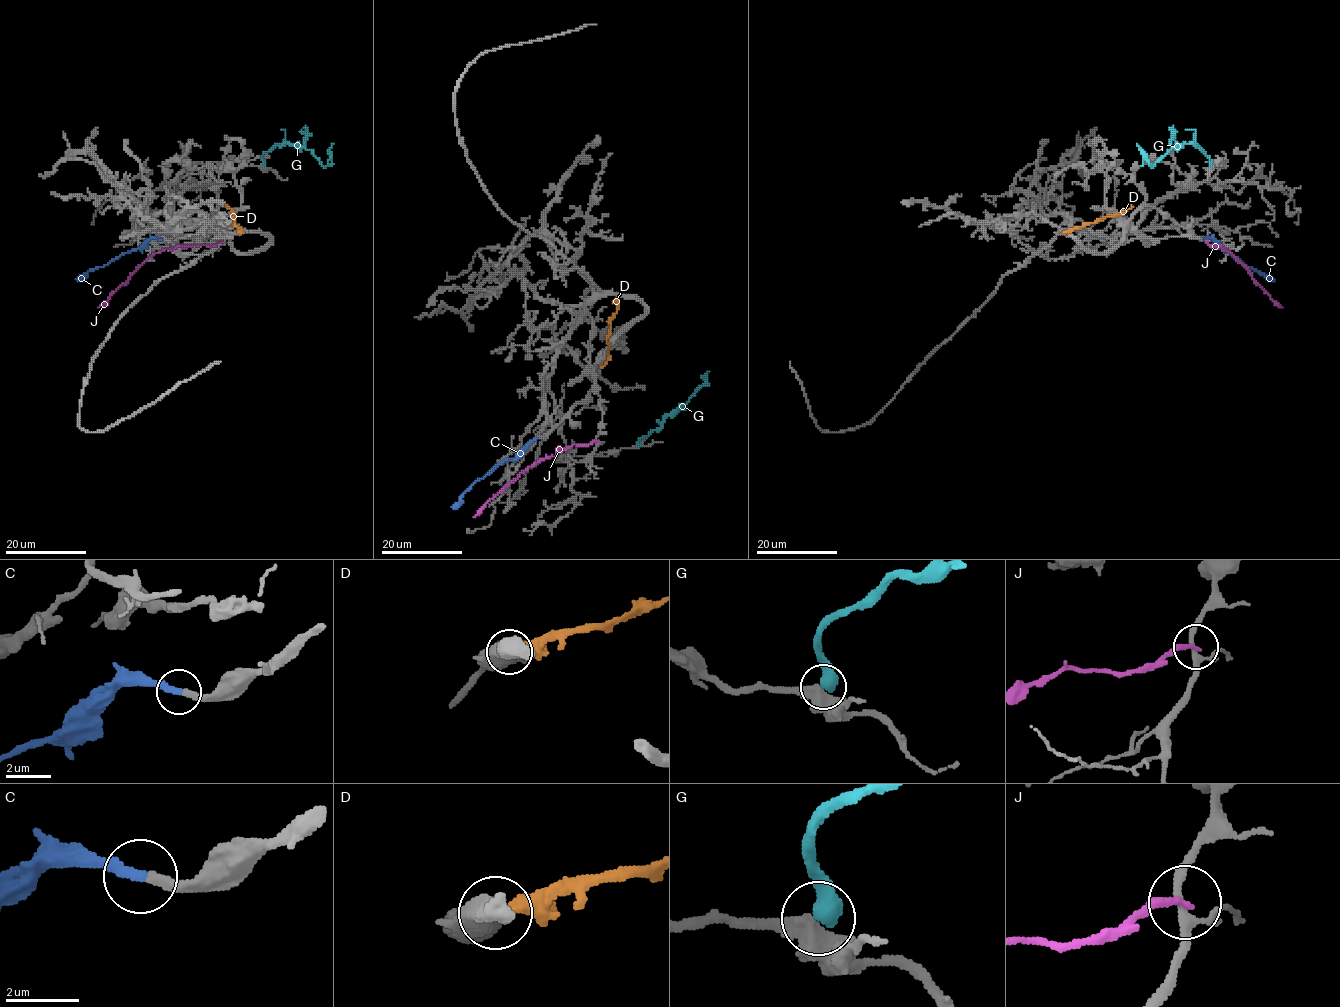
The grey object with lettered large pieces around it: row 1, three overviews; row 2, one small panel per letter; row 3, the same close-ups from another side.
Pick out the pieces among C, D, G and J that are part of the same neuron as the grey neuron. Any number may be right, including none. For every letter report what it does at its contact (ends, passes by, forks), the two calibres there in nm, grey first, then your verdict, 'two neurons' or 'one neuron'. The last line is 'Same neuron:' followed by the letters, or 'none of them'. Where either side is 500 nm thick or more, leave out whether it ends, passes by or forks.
C: it ends | 280/280 nm | one neuron
D: 550/320 nm | two neurons
G: 550/550 nm | two neurons
J: it ends | 200/180 nm | two neurons
Same neuron: C

